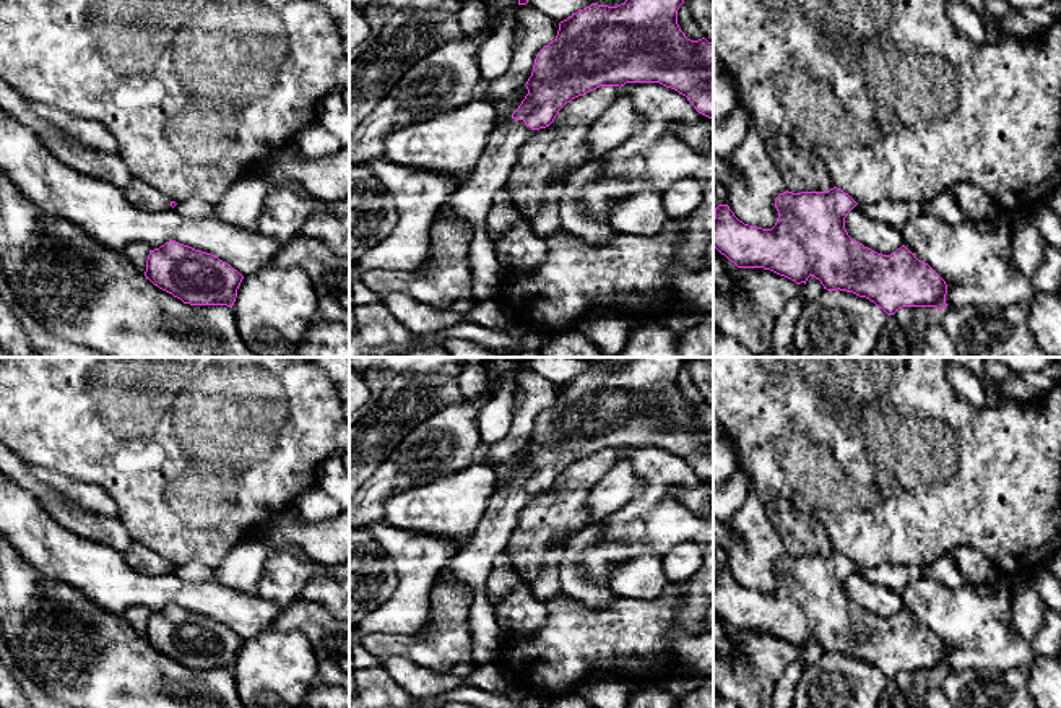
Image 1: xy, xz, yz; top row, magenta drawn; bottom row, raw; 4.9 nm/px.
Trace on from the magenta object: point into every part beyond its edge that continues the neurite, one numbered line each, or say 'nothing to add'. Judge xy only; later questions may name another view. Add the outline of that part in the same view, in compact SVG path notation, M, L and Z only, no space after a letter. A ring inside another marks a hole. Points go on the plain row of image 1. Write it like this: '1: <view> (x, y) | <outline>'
1: xy (145, 561) | M138 542L130 544L128 550L123 554L123 559L138 573L148 576L164 576L172 572L171 563L166 559Z

